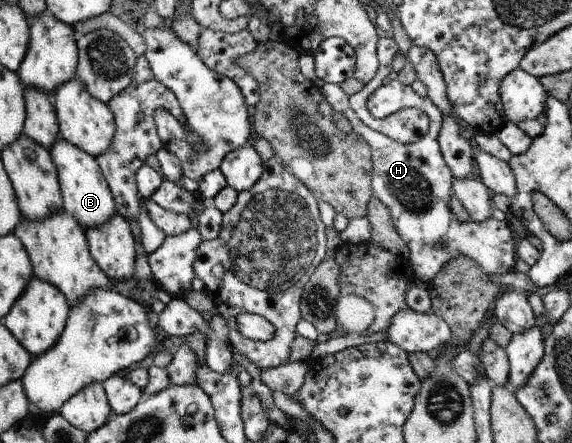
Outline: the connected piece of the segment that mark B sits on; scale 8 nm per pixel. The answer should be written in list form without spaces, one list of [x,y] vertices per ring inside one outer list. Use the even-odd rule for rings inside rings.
[[[63,137],[57,138],[51,148],[51,155],[58,170],[63,208],[84,228],[93,228],[104,225],[105,221],[111,221],[117,214],[117,206],[97,158],[67,142]]]

